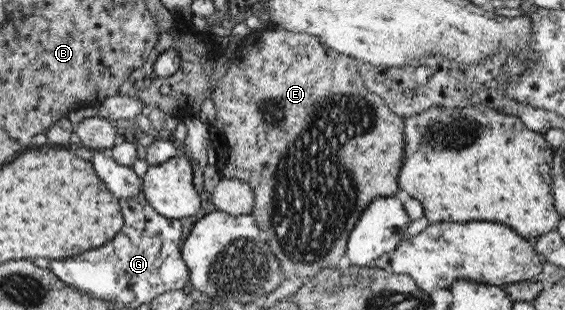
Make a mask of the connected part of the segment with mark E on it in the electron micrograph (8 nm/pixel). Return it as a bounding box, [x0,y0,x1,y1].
[209,28,403,278]

